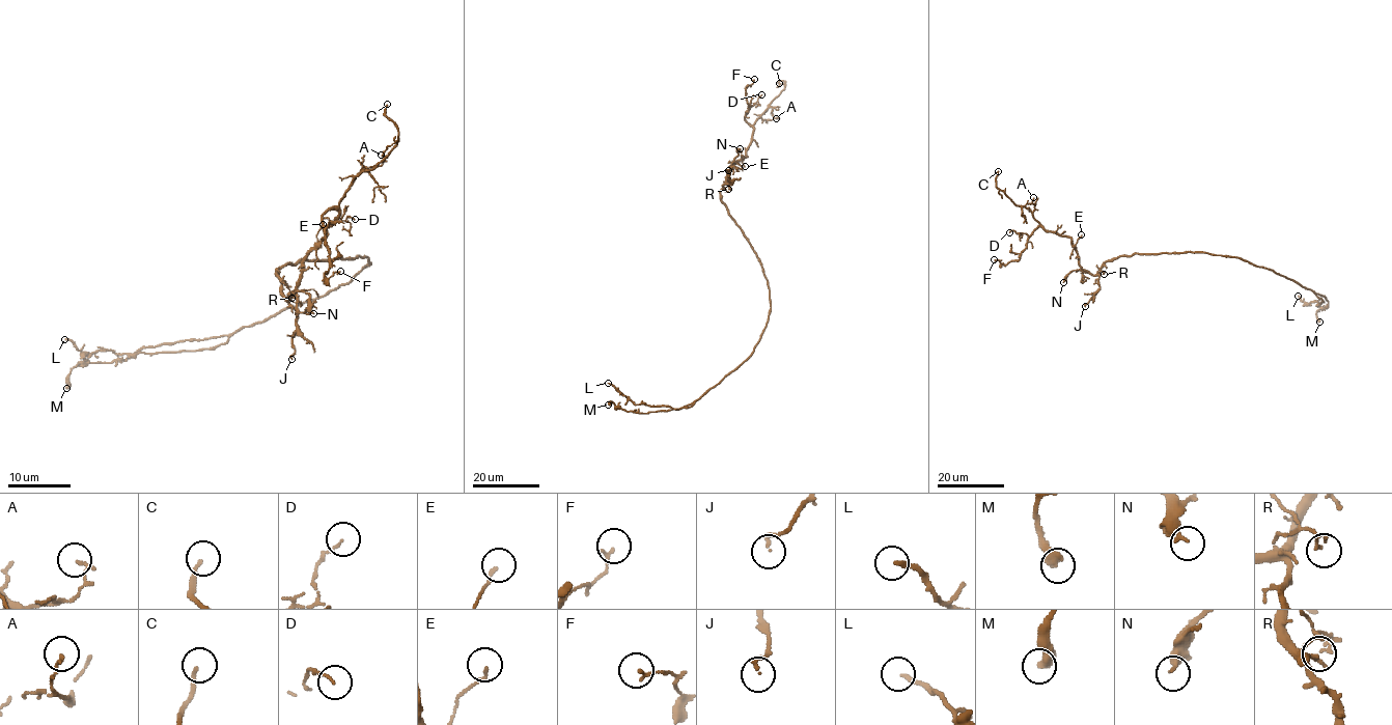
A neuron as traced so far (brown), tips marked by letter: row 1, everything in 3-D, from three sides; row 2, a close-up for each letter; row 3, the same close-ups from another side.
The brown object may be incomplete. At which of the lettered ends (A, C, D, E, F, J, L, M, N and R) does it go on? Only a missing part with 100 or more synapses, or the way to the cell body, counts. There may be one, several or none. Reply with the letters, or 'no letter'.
C

